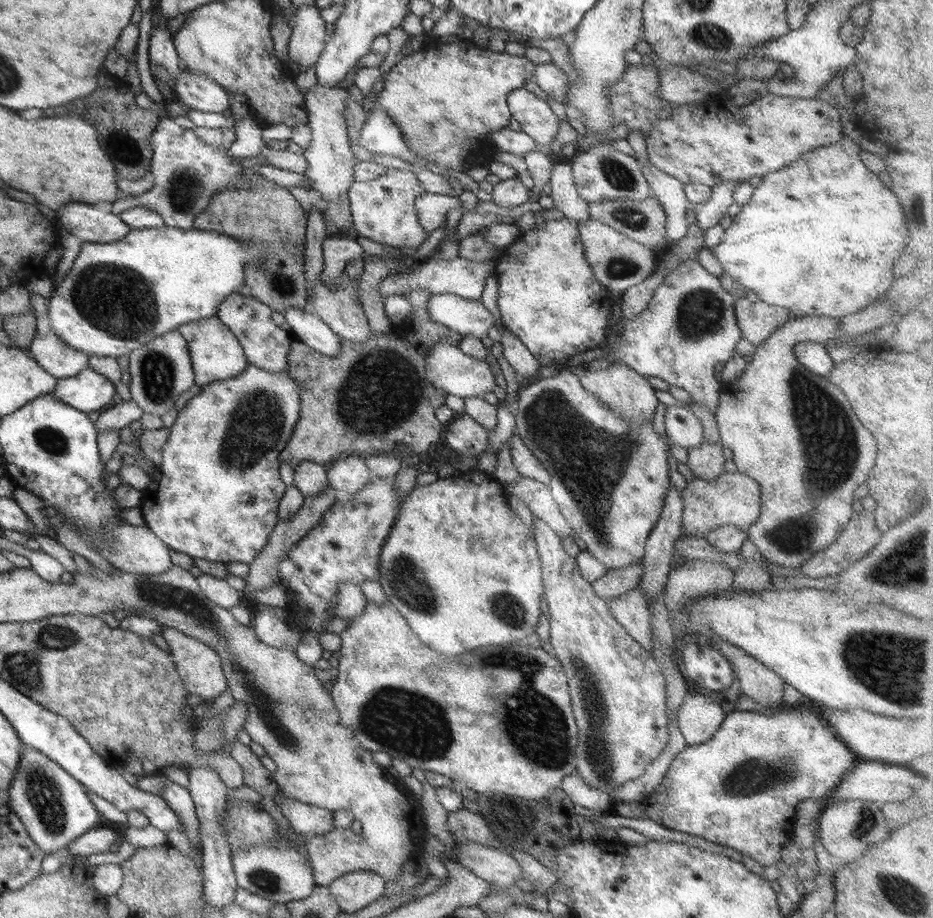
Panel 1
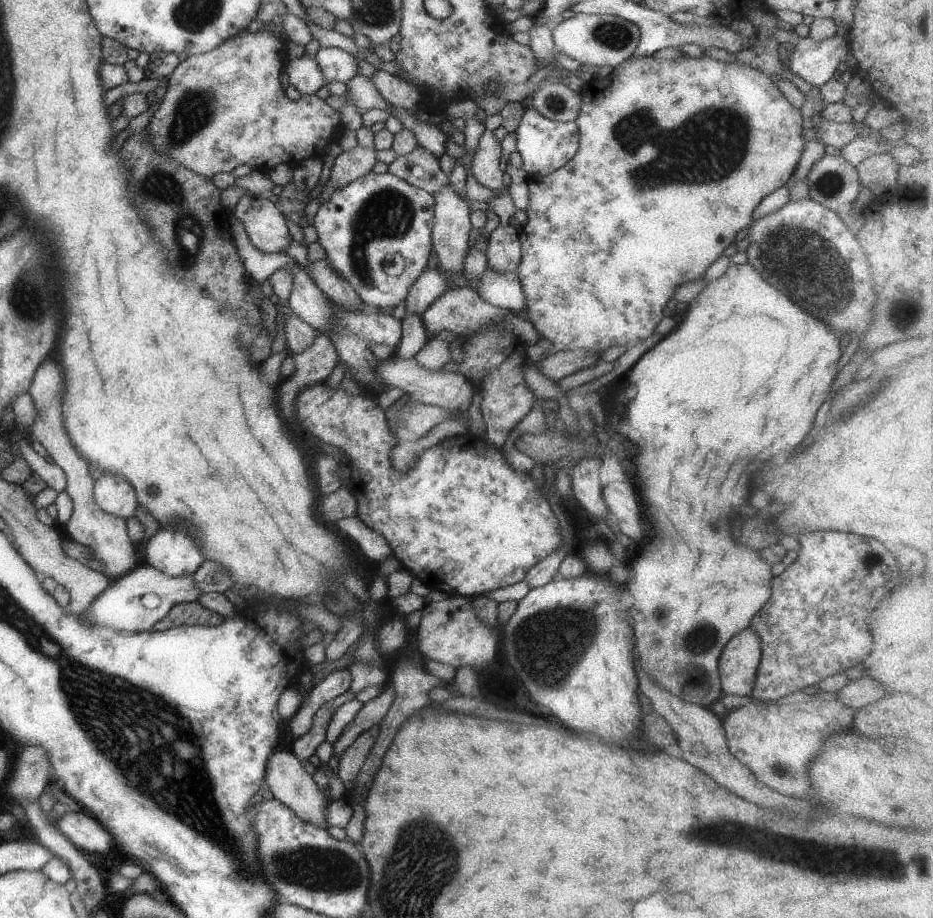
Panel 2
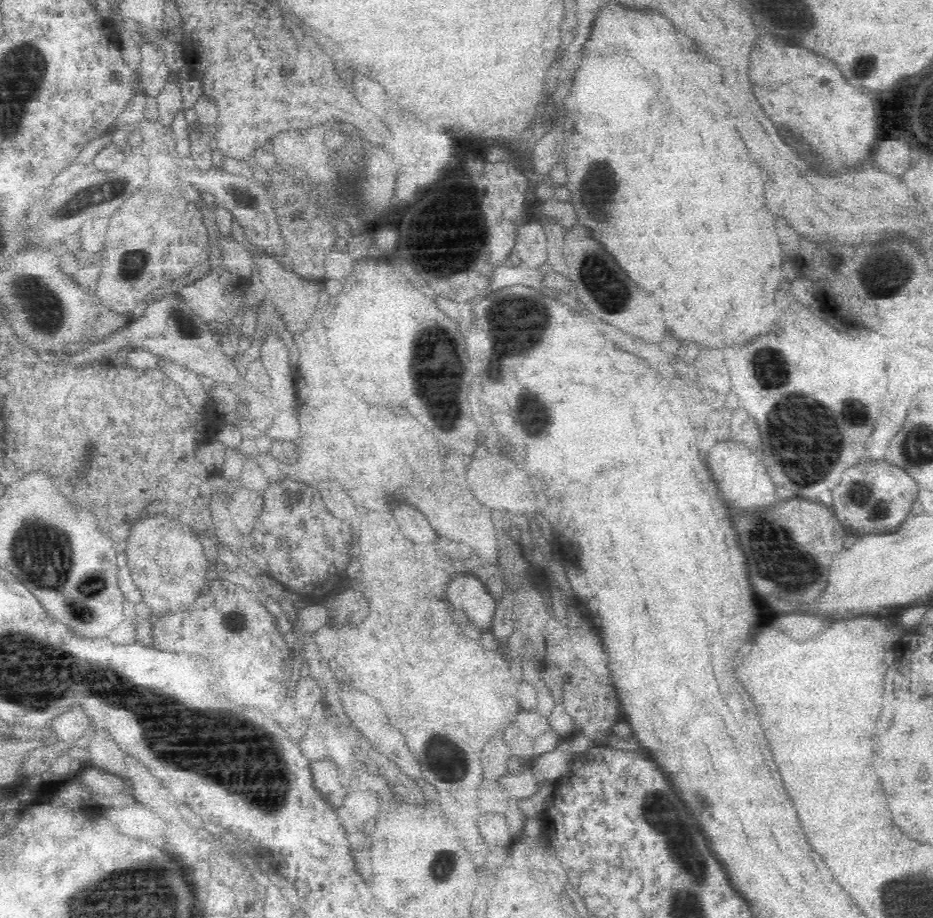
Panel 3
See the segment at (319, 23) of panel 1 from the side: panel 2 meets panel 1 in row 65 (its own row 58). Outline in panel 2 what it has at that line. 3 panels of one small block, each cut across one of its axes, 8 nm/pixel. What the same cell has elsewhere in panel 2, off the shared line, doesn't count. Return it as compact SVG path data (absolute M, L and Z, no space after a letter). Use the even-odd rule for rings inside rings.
M305 53L299 58L287 60L283 70L287 74L289 85L302 96L314 95L323 84L326 84L315 59Z

